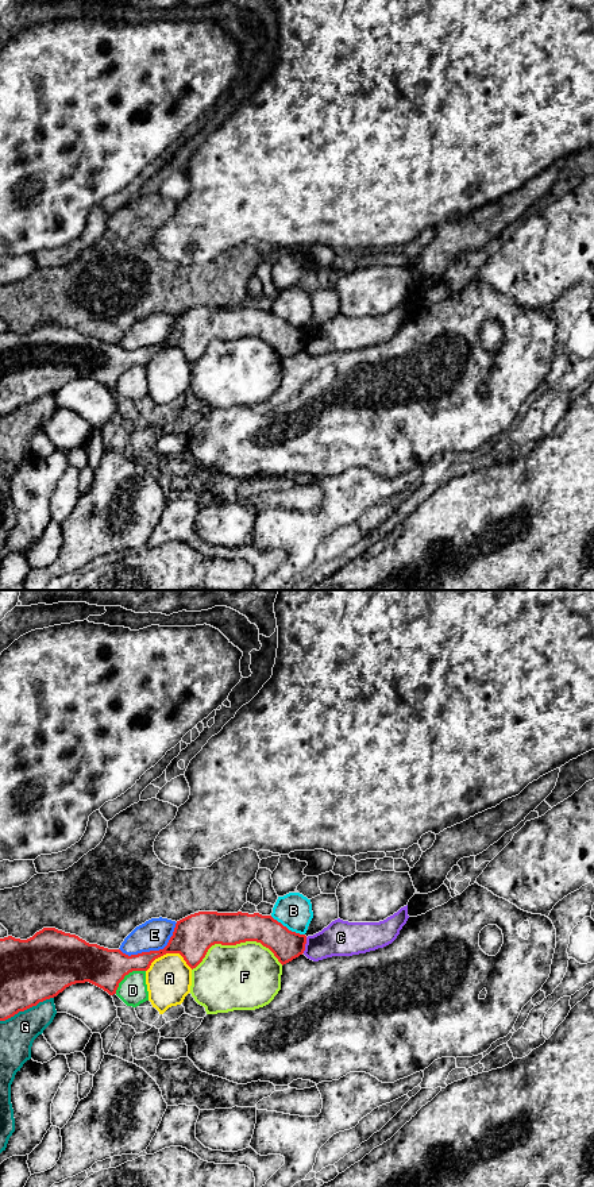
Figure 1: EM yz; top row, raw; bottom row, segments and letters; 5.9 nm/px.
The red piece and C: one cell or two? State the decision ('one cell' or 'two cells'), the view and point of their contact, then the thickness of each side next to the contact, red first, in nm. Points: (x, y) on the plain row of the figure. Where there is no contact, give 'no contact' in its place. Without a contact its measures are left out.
two cells; meets red in yz at (304, 340); 180 nm thick on the red side, 220 nm on the other

